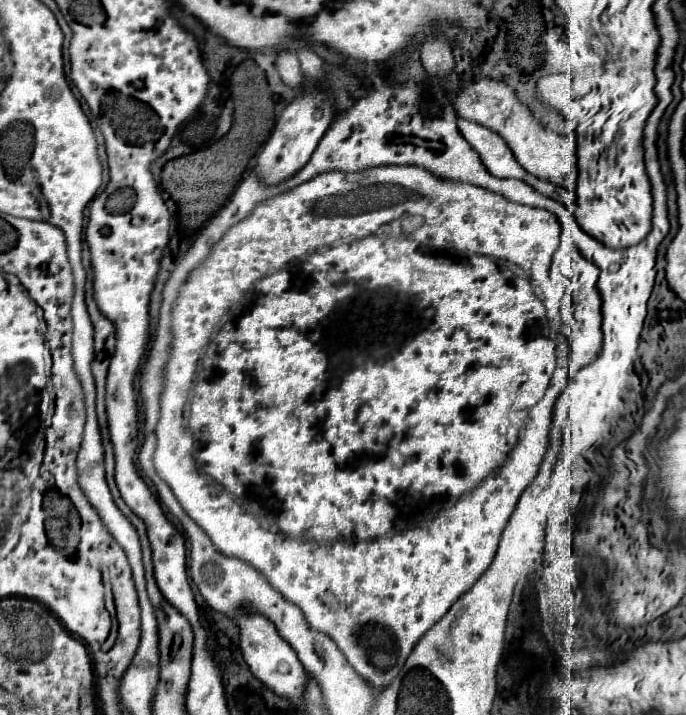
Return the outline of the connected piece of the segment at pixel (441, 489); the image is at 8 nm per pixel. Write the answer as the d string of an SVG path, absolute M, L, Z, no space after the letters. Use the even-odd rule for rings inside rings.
M374 166L374 168L368 168L368 170L356 172L356 174L344 174L344 172L340 172L340 170L332 170L332 174L318 174L316 178L312 178L312 182L304 182L304 186L296 186L296 190L288 190L288 192L284 192L284 194L278 194L276 198L268 198L268 202L260 202L260 206L256 206L254 212L248 214L248 218L240 220L236 226L232 226L232 228L224 234L224 238L220 238L220 242L216 242L216 246L212 248L210 256L208 256L208 258L206 258L196 270L192 270L192 276L188 276L186 282L184 282L184 286L180 286L180 290L178 290L178 298L176 298L176 302L174 302L174 306L172 306L172 324L170 324L170 330L172 330L172 350L170 350L170 358L168 358L168 362L166 362L166 366L164 366L164 388L162 388L162 394L160 394L160 418L158 418L158 424L156 424L156 440L158 440L158 442L156 442L154 468L156 468L156 472L160 474L160 478L162 478L162 480L174 490L176 500L178 500L180 506L188 512L188 516L190 516L190 518L192 518L192 520L194 520L194 522L196 522L196 524L208 534L208 538L212 540L212 544L216 546L216 550L220 550L220 554L228 554L230 558L240 558L240 560L244 560L244 562L256 566L256 570L260 570L260 572L264 574L264 578L268 578L268 582L272 582L272 586L276 586L276 590L280 590L280 594L284 594L284 598L288 598L290 602L296 602L296 606L300 606L300 610L304 612L304 618L306 618L306 622L308 622L308 626L310 626L312 630L322 632L322 634L330 636L330 638L336 642L336 646L340 648L340 652L346 656L346 660L352 664L352 668L354 668L362 678L366 678L368 682L372 682L374 686L380 686L380 688L382 688L382 686L388 686L388 684L398 676L398 672L402 670L406 658L408 658L408 654L412 652L412 648L416 646L416 642L420 640L420 636L422 636L430 626L434 626L434 624L436 624L436 622L438 622L438 620L450 610L452 602L456 602L462 594L466 594L466 592L476 584L476 580L480 578L480 574L484 574L486 568L492 564L494 554L496 554L496 550L498 550L500 536L502 536L502 532L504 532L504 528L506 528L506 524L508 524L510 514L512 514L514 508L516 508L516 502L518 502L520 494L516 494L516 486L508 486L508 482L500 482L500 490L492 490L492 476L488 476L488 474L494 474L494 470L498 470L500 466L503 466L511 451L514 450L514 444L518 444L518 442L520 442L524 436L528 436L528 432L532 432L532 430L534 430L536 434L542 432L542 436L538 436L538 438L544 438L542 442L544 442L544 454L546 454L546 450L548 450L548 442L550 442L548 436L550 436L550 430L552 430L552 410L554 410L556 398L560 396L560 392L562 392L562 390L566 388L566 384L568 384L568 342L570 342L570 378L574 378L584 366L592 364L592 362L598 358L598 354L600 354L600 346L602 346L602 338L604 338L604 334L600 334L600 322L602 322L600 306L602 306L602 298L600 298L600 292L596 290L596 278L598 278L598 274L600 274L600 270L596 270L596 266L592 266L592 262L588 262L588 260L580 254L578 246L576 246L572 240L562 240L562 242L560 242L560 222L558 222L558 218L556 218L552 212L548 212L548 210L540 210L540 208L530 208L530 206L520 206L520 204L516 204L516 202L508 202L508 200L504 200L504 196L500 196L500 194L496 194L496 192L490 192L490 190L486 190L486 188L476 188L476 186L472 186L472 184L464 184L464 182L452 182L452 180L440 178L440 176L436 176L436 174L432 174L432 172L424 170L424 168L418 168L418 166ZM550 260L554 262L554 270L560 272L560 274L566 278L566 294L564 294L562 302L560 302L558 292L554 290L554 286L552 286L552 282L550 282L550 276L548 276ZM546 310L548 310L548 320L550 320L550 328L552 328L554 340L556 340L556 344L558 344L558 366L556 366L556 344L554 344L554 340L550 338L550 328L548 328L548 320L546 320ZM560 314L562 314L562 330L564 330L564 320L566 320L564 316L568 316L568 322L572 322L572 324L570 324L570 326L572 326L572 340L566 340L564 334L560 334ZM250 484L252 484L254 488L256 488L256 486L262 486L264 490L270 490L270 492L272 492L272 498L276 498L276 502L278 502L276 506L280 506L280 513L273 513L273 509L271 508L269 514L269 510L265 508L266 506L264 503L259 502L259 500L250 500L247 494ZM416 502L418 502L418 508L424 506L424 510L432 510L432 506L434 506L434 508L442 508L442 510L440 510L440 516L438 516L438 518L432 518L432 520L426 520L426 522L422 522L422 524L419 524L414 528L398 532L397 534L394 534L394 536L386 536L388 532L394 530L394 522L396 522L398 518L402 518L402 514L406 514L408 510L412 510L412 506L414 506Z

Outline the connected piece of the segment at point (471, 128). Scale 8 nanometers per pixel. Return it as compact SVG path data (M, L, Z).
M458 118L458 130L468 140L468 144L480 154L488 172L496 178L518 178L536 188L536 176L528 174L514 158L512 150L494 130L488 130L476 122Z

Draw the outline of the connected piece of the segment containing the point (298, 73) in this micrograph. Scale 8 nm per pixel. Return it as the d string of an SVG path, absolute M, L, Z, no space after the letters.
M282 50L278 54L278 58L276 58L276 68L278 68L282 80L288 86L292 86L292 88L300 86L300 82L302 82L302 70L300 70L300 62L298 62L298 58L296 58L294 52Z

